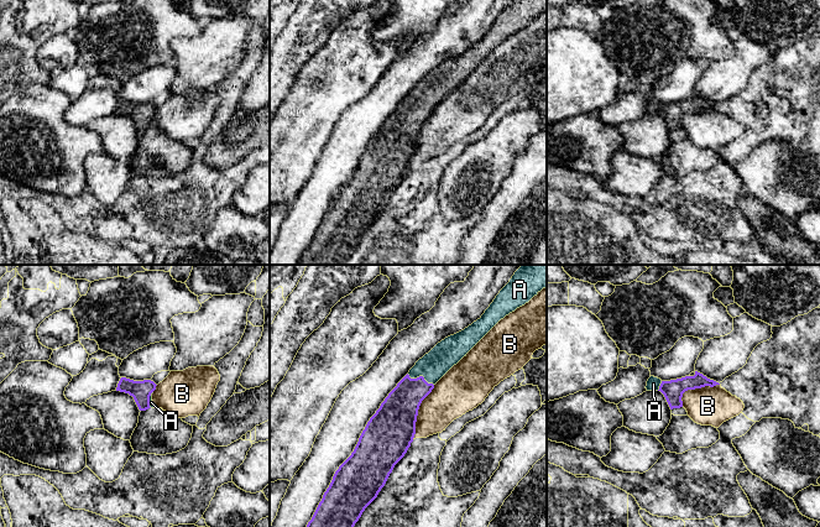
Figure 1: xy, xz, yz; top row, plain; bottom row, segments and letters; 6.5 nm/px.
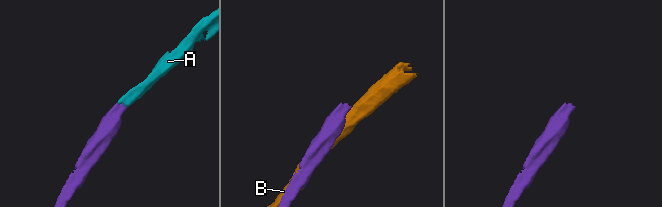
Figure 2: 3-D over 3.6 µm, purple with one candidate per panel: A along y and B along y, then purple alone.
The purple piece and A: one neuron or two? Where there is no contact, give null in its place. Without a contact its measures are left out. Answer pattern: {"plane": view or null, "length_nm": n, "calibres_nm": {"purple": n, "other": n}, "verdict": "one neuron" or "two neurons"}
{"plane": "xz", "length_nm": 190, "calibres_nm": {"purple": 240, "other": 180}, "verdict": "one neuron"}

